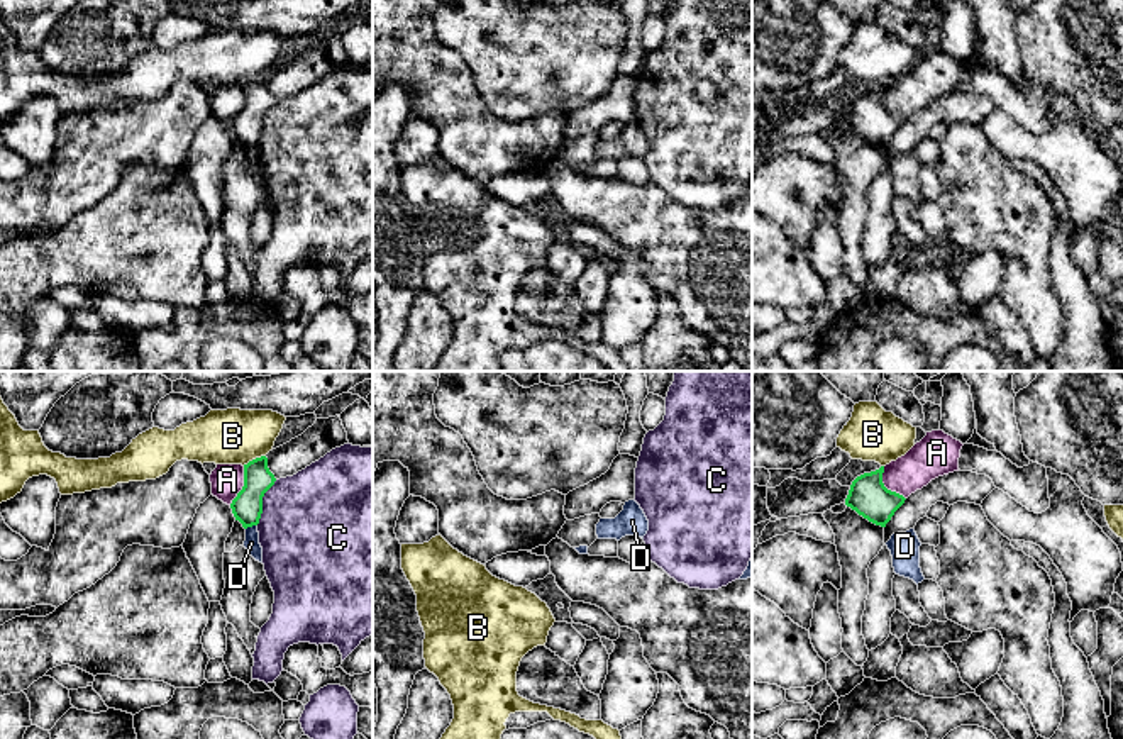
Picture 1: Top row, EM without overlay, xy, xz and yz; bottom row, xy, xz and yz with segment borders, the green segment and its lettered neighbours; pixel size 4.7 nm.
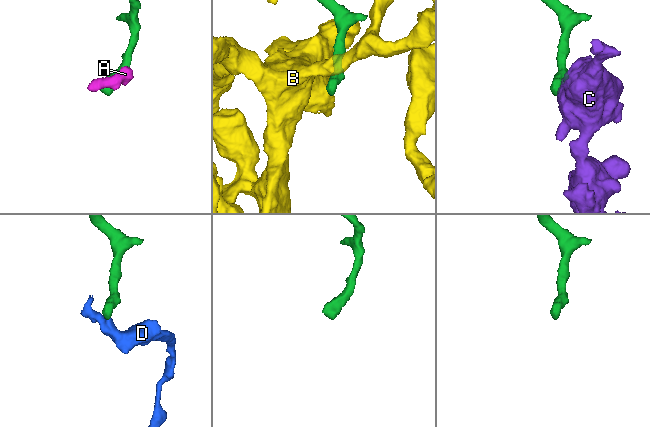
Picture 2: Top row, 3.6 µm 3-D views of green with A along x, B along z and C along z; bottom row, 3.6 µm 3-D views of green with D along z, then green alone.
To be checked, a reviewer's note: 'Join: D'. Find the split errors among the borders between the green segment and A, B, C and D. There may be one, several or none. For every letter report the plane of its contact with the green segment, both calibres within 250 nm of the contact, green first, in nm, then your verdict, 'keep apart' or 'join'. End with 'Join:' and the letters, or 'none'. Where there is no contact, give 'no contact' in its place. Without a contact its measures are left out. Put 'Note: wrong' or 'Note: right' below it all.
A: yz | 190/190 nm | keep apart
B: xy | 140/260 nm | keep apart
C: xy | 140/460 nm | keep apart
D: xy | 140/70 nm | keep apart
Join: none
Note: wrong

